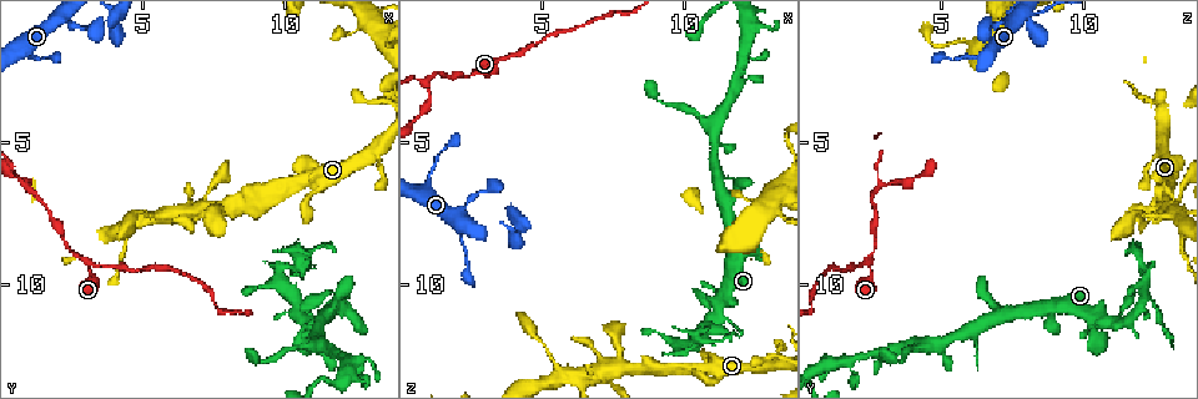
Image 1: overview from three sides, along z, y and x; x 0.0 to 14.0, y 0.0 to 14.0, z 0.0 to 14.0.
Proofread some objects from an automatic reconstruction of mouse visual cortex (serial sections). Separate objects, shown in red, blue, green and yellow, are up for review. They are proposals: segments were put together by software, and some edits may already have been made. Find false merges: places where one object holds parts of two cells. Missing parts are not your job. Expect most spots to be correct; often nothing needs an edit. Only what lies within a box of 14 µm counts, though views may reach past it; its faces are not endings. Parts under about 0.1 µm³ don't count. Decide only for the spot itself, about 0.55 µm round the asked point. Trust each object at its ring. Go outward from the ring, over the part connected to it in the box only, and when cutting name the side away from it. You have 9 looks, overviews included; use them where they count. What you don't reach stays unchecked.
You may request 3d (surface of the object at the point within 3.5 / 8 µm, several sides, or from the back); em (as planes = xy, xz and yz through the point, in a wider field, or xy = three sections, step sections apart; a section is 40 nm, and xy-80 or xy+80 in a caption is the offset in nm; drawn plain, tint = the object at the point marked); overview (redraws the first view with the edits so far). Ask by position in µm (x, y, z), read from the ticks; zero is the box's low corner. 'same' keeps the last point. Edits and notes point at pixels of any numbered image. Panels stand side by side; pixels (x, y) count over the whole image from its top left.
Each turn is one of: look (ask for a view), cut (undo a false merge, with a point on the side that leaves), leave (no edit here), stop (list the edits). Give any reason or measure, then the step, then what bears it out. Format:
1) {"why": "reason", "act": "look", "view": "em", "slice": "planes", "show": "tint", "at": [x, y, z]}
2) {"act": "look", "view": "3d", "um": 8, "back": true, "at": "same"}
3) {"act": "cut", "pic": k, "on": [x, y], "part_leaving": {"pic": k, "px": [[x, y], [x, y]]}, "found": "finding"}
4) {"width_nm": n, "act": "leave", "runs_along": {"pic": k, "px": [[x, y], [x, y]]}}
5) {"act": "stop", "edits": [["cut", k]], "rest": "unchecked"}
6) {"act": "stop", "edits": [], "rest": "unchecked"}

{"act": "look", "view": "3d", "um": 8, "at": [2.4, 8.5, 2.7]}

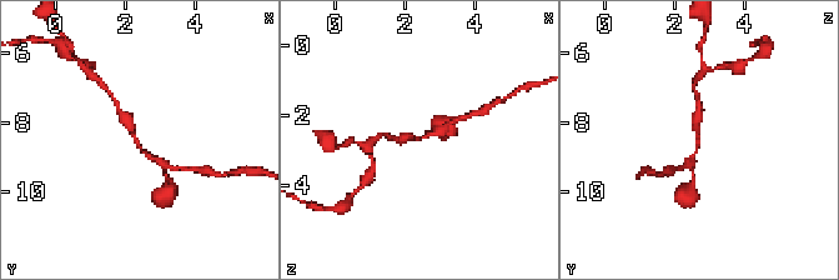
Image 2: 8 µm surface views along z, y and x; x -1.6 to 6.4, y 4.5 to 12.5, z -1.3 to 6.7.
{"act": "look", "view": "3d", "um": 3.5, "back": true, "at": [2.3, 8.3, 2.7]}

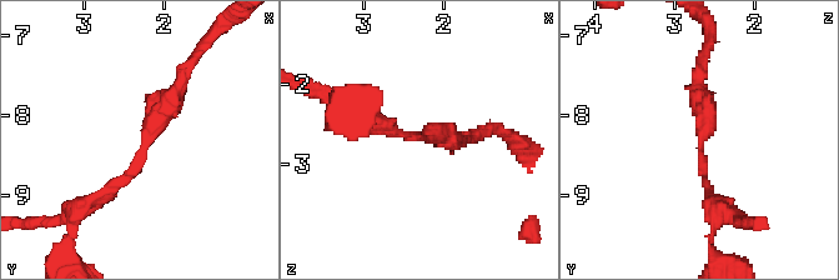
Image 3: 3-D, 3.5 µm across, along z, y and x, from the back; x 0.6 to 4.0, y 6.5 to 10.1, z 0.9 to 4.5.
{"act": "leave", "runs_along": {"pic": 3, "px": [[88, 203], [134, 169], [184, 73]]}, "found": "all the same cell"}

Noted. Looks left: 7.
{"why": "thin neck", "act": "look", "view": "3d", "um": 3.5, "at": [1.0, 6.6, 2.8]}

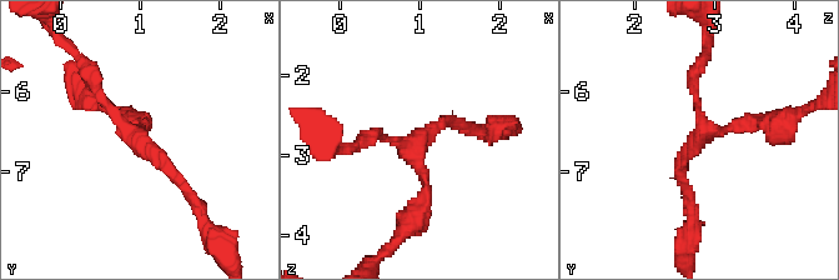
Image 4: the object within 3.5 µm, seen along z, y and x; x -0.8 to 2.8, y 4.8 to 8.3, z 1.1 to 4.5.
{"why": "now the EM", "act": "look", "view": "em", "slice": "xy", "step": 1, "show": "tint", "at": [0.95, 6.55, 2.80]}

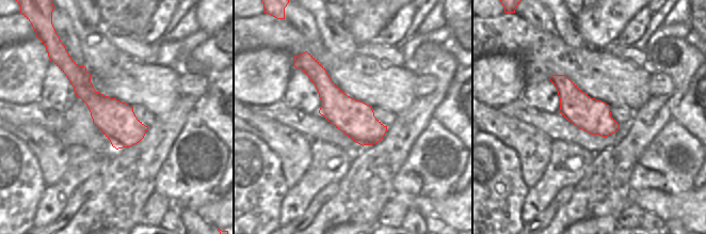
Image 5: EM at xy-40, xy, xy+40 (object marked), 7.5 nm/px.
{"act": "look", "view": "em", "slice": "xy", "step": 2, "show": "tint", "at": "same"}

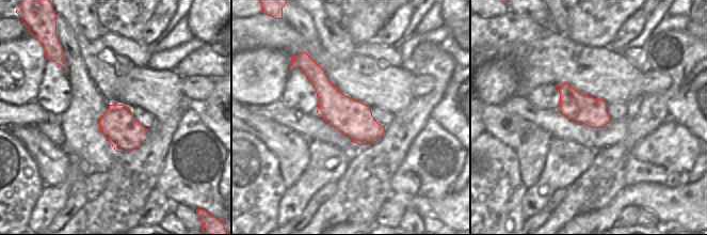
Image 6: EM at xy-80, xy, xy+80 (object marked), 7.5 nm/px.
{"width_nm": 280, "act": "leave", "runs_along": {"pic": 6, "px": [[304, 63], [322, 85], [375, 138]]}, "found": "continuous, no second cell"}

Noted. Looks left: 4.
{"why": "abrupt turn", "act": "look", "view": "3d", "um": 3.5, "at": [11.7, 11.0, 11.4]}

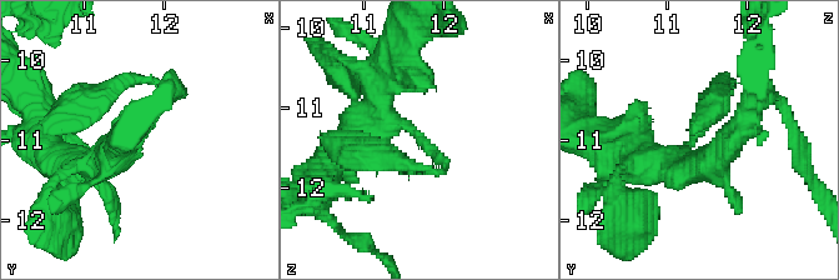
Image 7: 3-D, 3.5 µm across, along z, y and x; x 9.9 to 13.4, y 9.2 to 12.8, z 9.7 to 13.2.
{"act": "look", "view": "em", "slice": "xy", "step": 3, "show": "tint", "at": [11.70, 10.95, 11.30]}

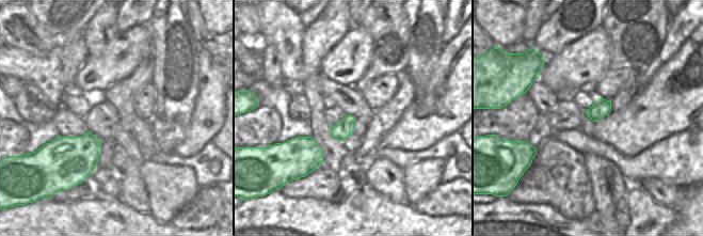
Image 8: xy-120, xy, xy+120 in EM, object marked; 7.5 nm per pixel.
{"act": "leave", "runs_along": {"pic": 7, "px": [[649, 164], [678, 168], [729, 79]]}, "found": "one cell here"}

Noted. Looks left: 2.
{"act": "stop", "edits": [], "rest": "unchecked"}

